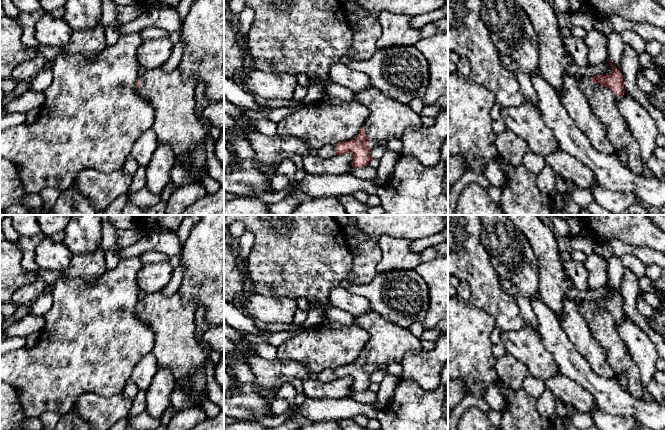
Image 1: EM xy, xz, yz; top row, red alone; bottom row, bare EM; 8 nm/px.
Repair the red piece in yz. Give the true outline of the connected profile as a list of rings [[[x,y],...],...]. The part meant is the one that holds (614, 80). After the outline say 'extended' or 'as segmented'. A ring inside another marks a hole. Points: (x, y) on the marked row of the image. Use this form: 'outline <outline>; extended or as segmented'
outline [[[608,58],[606,60],[611,66],[611,73],[600,76],[576,76],[580,89],[586,96],[594,114],[600,119],[606,129],[606,137],[613,144],[616,154],[624,149],[628,155],[628,169],[636,176],[641,176],[643,165],[640,158],[640,152],[636,141],[634,140],[627,124],[620,111],[617,109],[617,103],[625,93],[623,84],[623,74],[619,68],[612,64]]]; extended

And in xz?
outline [[[375,87],[355,93],[355,98],[369,109],[369,117],[353,139],[334,146],[337,155],[352,155],[353,168],[367,166],[371,160],[370,151],[385,146],[390,137],[401,138],[407,129],[423,127],[421,116],[408,104],[384,95]]]; extended

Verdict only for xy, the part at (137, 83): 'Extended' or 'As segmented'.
Extended

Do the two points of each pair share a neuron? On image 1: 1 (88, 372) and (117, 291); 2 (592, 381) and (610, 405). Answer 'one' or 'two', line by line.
1: one
2: one

